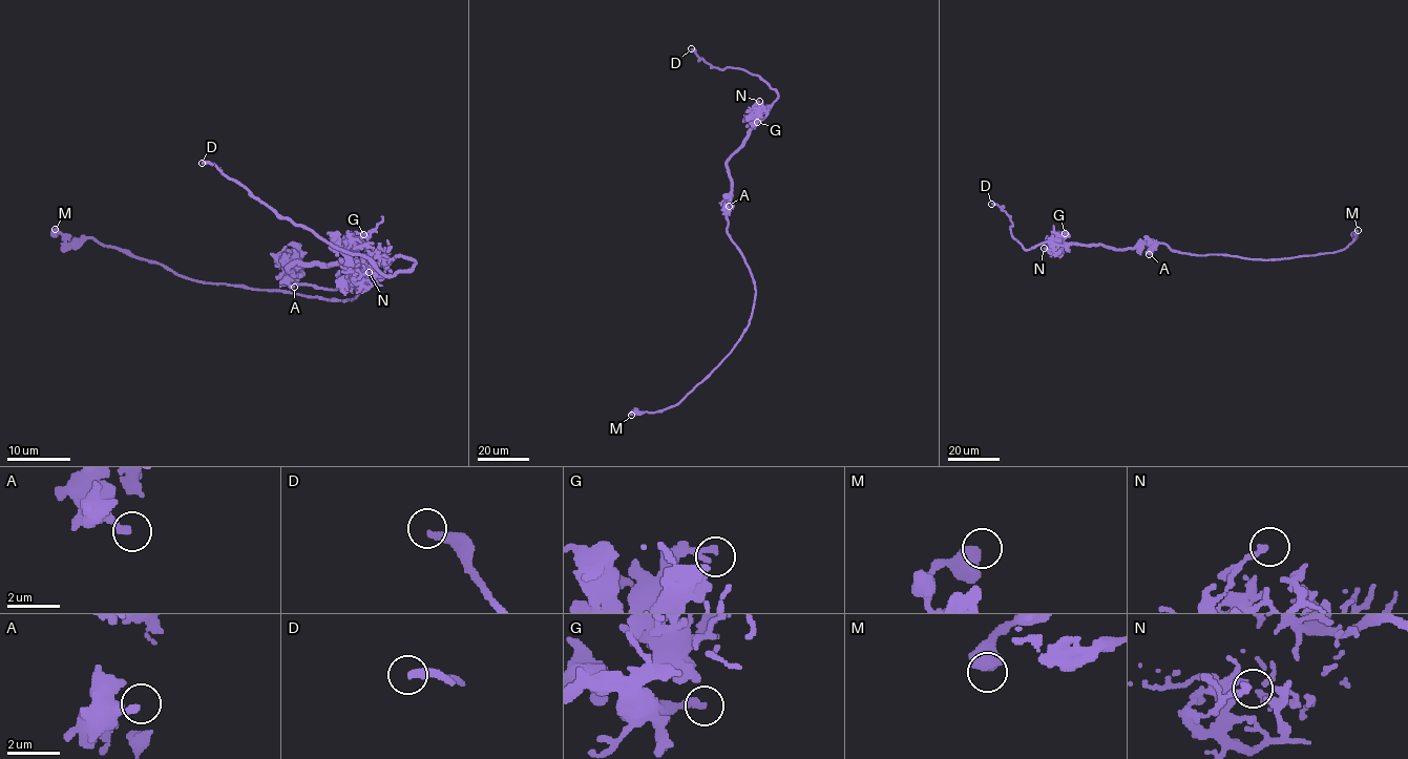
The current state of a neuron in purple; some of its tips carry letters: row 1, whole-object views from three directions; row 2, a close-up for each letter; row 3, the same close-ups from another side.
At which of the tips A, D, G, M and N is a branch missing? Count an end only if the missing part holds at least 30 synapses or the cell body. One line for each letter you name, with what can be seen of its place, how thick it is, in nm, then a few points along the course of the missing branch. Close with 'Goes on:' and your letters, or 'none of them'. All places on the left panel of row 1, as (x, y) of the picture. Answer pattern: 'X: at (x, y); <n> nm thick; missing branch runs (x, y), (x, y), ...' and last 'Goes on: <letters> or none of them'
D: at (202, 163); 320 nm thick; missing branch runs (202, 163), (171, 164), (164, 160)
Goes on: D

